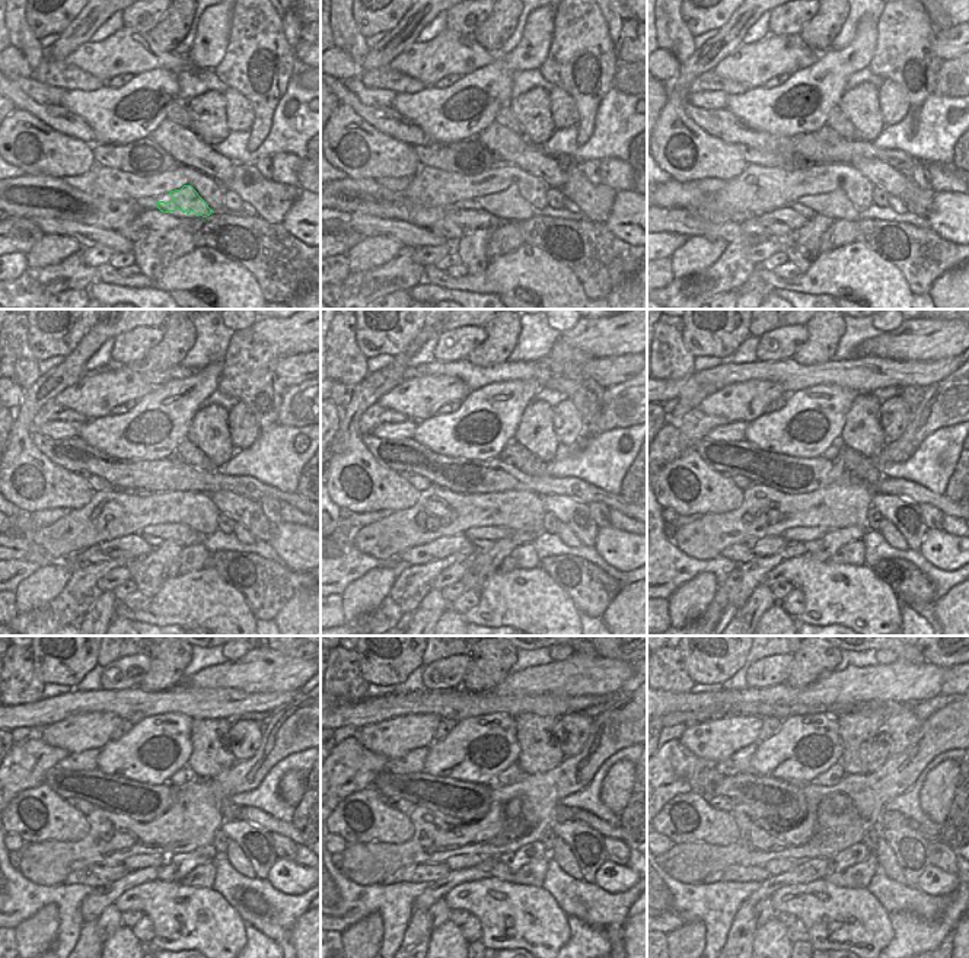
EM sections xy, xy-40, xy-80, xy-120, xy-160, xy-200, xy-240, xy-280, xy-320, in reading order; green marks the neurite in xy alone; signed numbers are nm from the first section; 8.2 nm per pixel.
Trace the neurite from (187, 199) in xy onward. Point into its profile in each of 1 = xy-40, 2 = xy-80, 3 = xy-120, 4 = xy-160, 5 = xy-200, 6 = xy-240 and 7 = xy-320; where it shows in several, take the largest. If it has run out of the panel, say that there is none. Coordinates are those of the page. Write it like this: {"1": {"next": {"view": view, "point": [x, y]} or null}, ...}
{"1": {"next": {"view": "xy-40", "point": [512, 199]}}, "2": {"next": {"view": "xy-80", "point": [840, 200]}}, "3": {"next": {"view": "xy-120", "point": [165, 532]}}, "4": {"next": {"view": "xy-160", "point": [487, 532]}}, "5": {"next": {"view": "xy-200", "point": [793, 535]}}, "6": {"next": {"view": "xy-240", "point": [136, 862]}}, "7": {"next": {"view": "xy-320", "point": [775, 866]}}}

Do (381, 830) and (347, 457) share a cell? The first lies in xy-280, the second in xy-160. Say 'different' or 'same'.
same

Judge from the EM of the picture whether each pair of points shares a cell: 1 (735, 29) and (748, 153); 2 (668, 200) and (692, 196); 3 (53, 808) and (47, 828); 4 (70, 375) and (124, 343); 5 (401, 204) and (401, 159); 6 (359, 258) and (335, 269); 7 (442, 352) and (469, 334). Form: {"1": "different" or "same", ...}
{"1": "different", "2": "same", "3": "same", "4": "different", "5": "different", "6": "different", "7": "same"}

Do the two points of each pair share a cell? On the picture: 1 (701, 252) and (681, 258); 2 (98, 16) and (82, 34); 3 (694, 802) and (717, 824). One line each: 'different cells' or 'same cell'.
1: same cell
2: same cell
3: same cell

